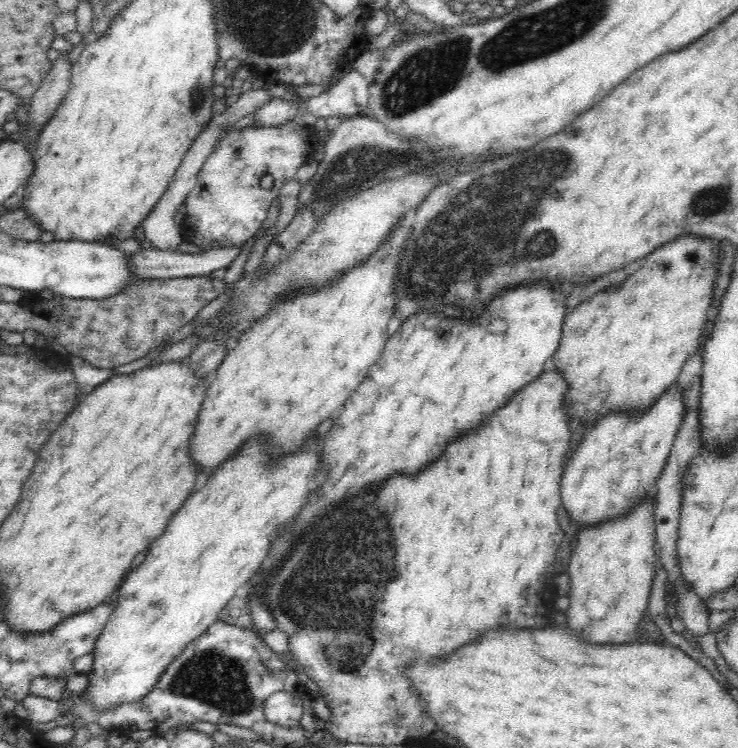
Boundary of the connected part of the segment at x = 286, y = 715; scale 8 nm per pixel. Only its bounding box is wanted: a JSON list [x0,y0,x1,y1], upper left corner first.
[263,691,303,728]

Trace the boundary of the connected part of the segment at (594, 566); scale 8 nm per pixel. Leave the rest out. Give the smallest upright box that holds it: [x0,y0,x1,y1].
[566,493,658,643]

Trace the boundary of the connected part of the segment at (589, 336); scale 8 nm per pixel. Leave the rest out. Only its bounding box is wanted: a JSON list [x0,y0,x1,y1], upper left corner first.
[548,233,722,425]

